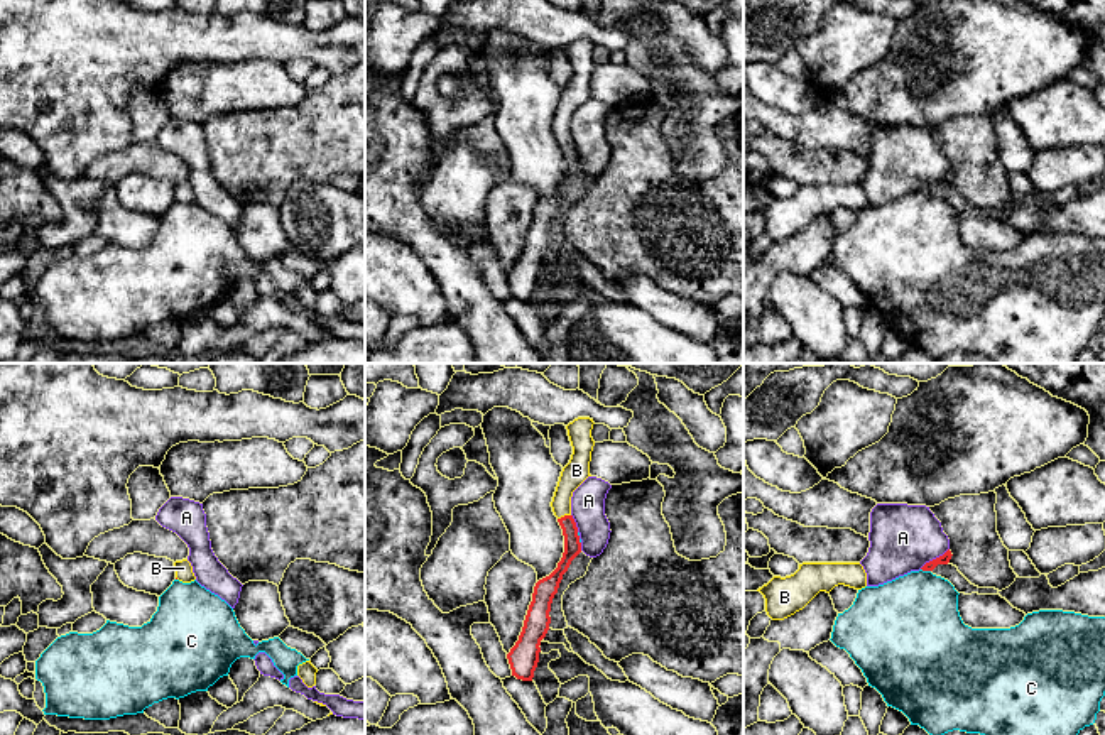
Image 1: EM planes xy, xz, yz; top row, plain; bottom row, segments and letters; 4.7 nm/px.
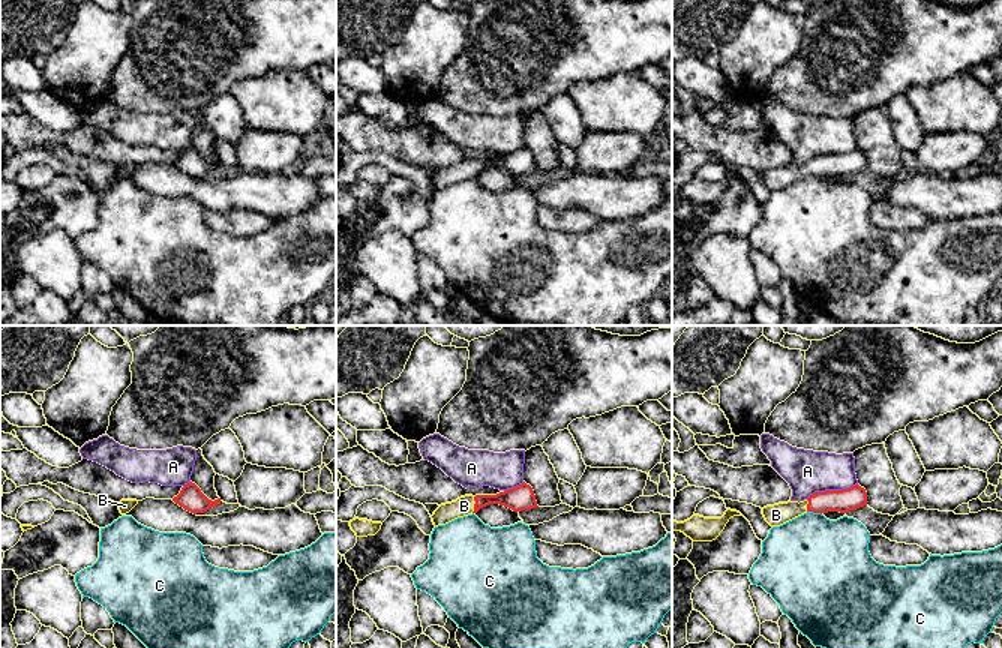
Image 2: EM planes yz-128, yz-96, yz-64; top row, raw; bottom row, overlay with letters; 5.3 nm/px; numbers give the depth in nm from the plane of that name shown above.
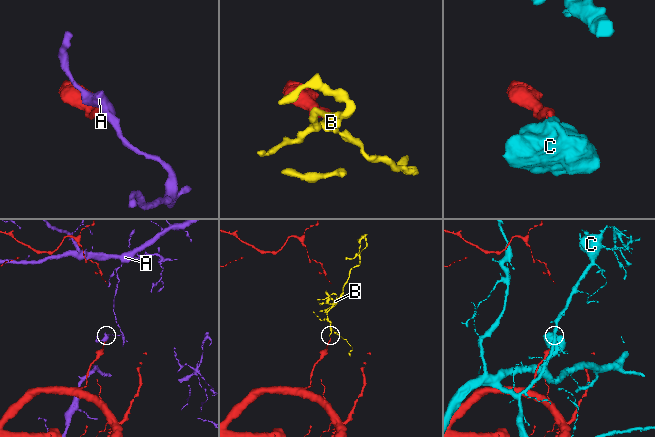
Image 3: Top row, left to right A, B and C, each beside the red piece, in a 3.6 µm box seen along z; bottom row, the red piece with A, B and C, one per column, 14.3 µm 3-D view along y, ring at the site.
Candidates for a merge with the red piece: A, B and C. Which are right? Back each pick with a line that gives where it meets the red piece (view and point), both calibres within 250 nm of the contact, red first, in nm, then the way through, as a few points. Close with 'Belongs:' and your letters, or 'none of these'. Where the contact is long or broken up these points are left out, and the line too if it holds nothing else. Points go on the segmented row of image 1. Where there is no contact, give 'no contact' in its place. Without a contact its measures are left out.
B: meets red in xz at (565, 516); 80 nm thick on the red side, 110 nm on the other; runs through xz (570, 531), (565, 516), (565, 487), (576, 470)
Belongs: B

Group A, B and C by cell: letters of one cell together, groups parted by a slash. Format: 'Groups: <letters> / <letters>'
Groups: A / B / C

